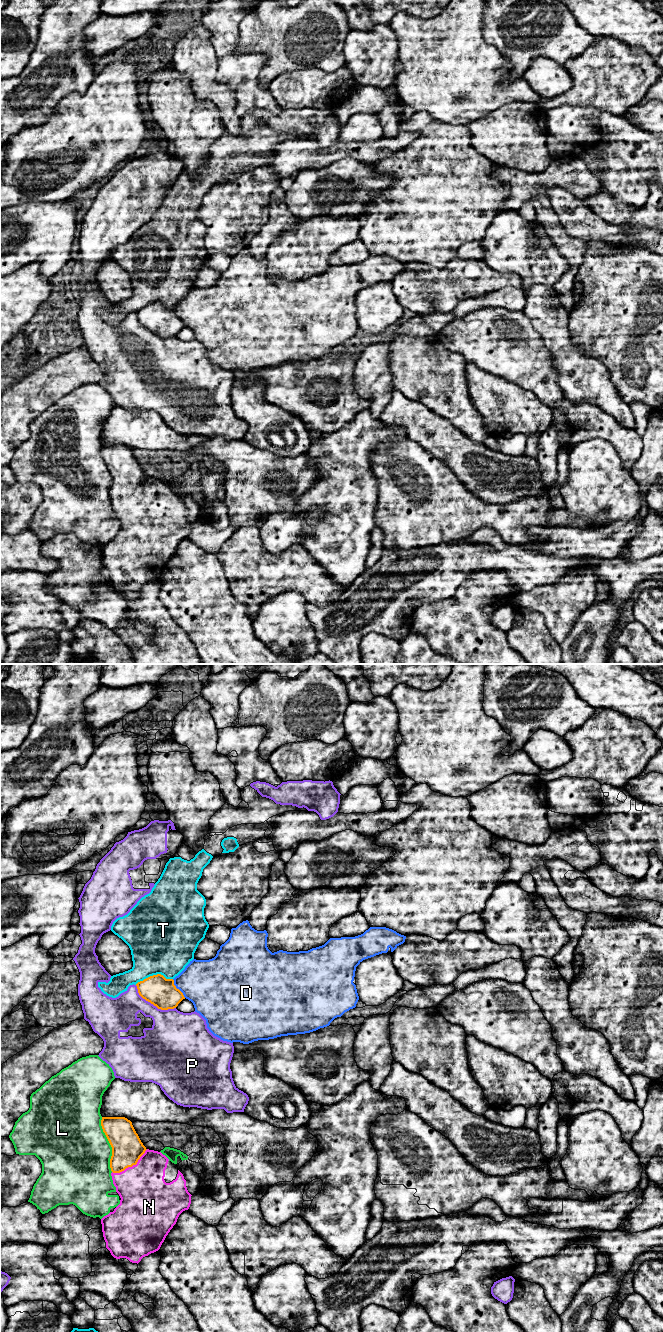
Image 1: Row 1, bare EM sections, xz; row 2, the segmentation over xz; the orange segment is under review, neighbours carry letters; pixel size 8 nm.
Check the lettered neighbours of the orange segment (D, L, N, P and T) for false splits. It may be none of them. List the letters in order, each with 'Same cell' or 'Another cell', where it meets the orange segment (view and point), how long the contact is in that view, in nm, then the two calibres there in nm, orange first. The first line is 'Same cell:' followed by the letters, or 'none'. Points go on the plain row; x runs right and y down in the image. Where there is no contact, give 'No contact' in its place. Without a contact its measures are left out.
Same cell: N
D: Another cell. Touches orange at xz (176, 316). Shared border 190 nm. Thickness 240 nm (orange) against 380 nm
L: Another cell. Touches orange at xz (110, 472). Shared border 440 nm. Thickness 260 nm (orange) against 480 nm
N: Same cell. Touches orange at xz (131, 494). Shared border 340 nm. Thickness 260 nm (orange) against 380 nm
P: Another cell. Touches orange at xz (153, 332). Shared border 380 nm. Thickness 240 nm (orange) against 320 nm
T: Another cell. Touches orange at xz (153, 303). Shared border 300 nm. Thickness 240 nm (orange) against 460 nm

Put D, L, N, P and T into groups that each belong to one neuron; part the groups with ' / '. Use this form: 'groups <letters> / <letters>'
groups D / L / N / P / T

